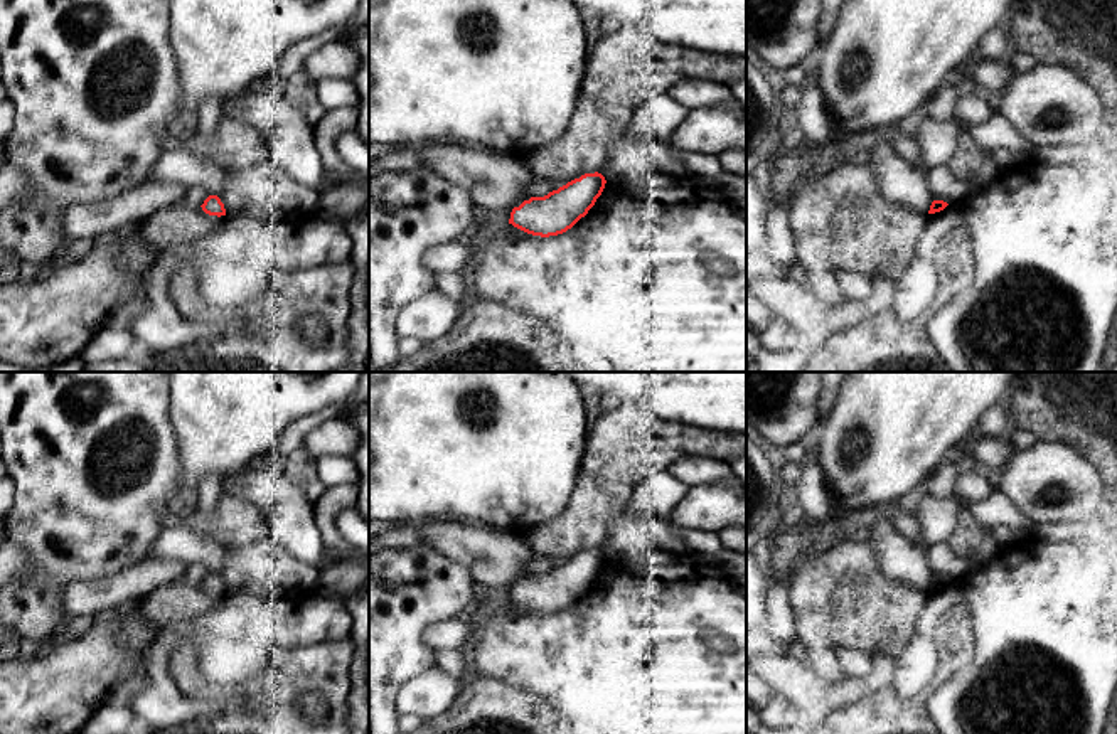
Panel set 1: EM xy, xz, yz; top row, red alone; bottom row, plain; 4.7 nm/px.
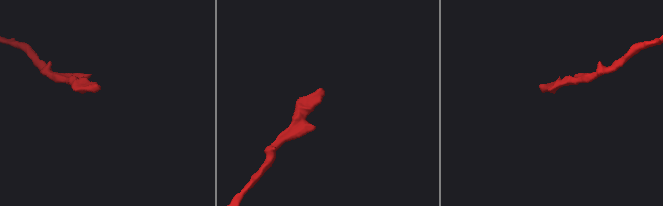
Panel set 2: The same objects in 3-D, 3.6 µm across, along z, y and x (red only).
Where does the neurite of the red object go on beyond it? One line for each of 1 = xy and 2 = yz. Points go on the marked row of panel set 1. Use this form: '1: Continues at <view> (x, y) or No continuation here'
1: No continuation here
2: No continuation here

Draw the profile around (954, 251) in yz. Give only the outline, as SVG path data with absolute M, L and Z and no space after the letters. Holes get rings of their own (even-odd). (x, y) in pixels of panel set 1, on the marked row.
M952 227L937 242L937 296L933 310L945 306L974 279L972 236L967 227Z

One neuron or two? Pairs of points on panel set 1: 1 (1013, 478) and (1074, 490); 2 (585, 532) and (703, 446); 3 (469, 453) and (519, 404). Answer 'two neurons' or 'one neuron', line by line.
1: one neuron
2: one neuron
3: one neuron

